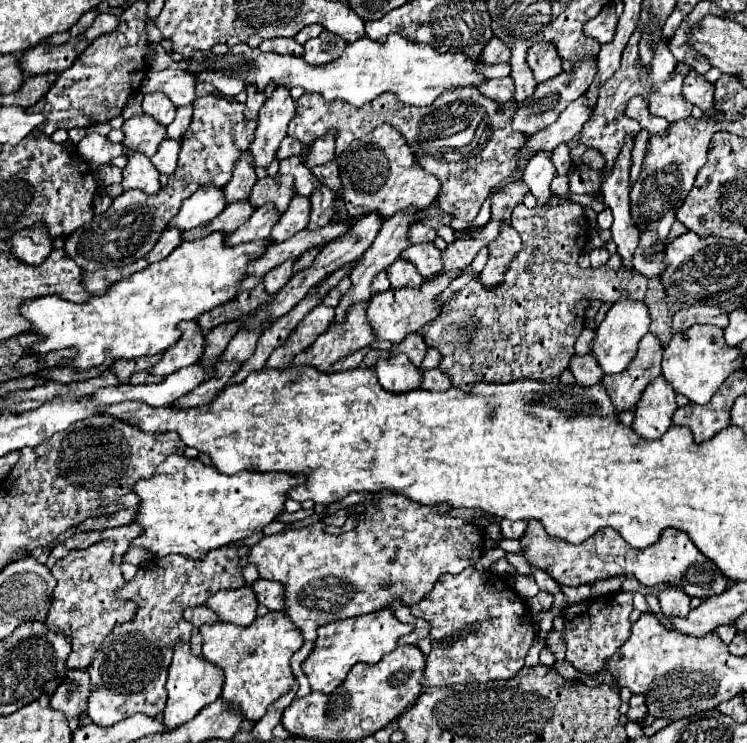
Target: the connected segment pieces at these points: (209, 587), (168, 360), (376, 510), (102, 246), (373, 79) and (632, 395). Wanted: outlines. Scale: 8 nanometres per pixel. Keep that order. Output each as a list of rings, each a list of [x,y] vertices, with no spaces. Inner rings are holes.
[[[212,549],[204,559],[188,559],[184,555],[168,555],[164,559],[150,559],[136,577],[125,583],[120,597],[134,601],[138,611],[132,621],[112,629],[102,649],[88,667],[92,681],[92,695],[88,699],[88,717],[98,727],[114,725],[132,713],[156,717],[166,707],[166,673],[172,661],[172,649],[178,643],[190,641],[192,625],[184,621],[182,611],[192,605],[204,605],[210,595],[220,589],[240,589],[246,581],[238,567],[238,549]]]
[[[182,321],[178,325],[178,329],[182,331],[182,337],[170,349],[164,351],[162,359],[150,369],[152,375],[156,375],[156,377],[170,375],[182,367],[194,365],[198,361],[198,357],[202,355],[204,331],[196,325],[196,321]]]
[[[378,493],[376,505],[354,505],[348,511],[356,517],[364,515],[364,521],[360,521],[358,527],[350,533],[328,535],[322,531],[324,525],[316,523],[310,527],[286,529],[276,535],[262,537],[254,547],[250,547],[248,563],[258,569],[260,577],[282,583],[282,613],[302,631],[304,641],[316,641],[318,627],[326,623],[378,611],[388,607],[394,599],[402,599],[412,607],[430,593],[440,575],[460,573],[466,567],[472,567],[484,553],[482,529],[466,523],[464,519],[448,517],[444,513],[444,505],[434,509],[432,505],[414,505],[414,501],[406,501],[406,497],[398,497],[394,493]]]
[[[212,95],[198,97],[192,105],[192,123],[184,133],[178,167],[172,173],[168,185],[160,189],[160,193],[154,197],[146,197],[146,193],[138,193],[138,189],[124,191],[114,199],[112,207],[106,213],[94,215],[92,221],[82,225],[66,239],[64,251],[70,259],[78,263],[82,271],[130,265],[142,259],[154,247],[154,241],[158,241],[158,237],[166,229],[166,221],[170,221],[170,217],[178,213],[186,197],[190,197],[200,185],[212,185],[216,189],[222,189],[230,181],[236,161],[254,139],[256,121],[244,119],[242,103],[214,99]]]
[[[390,33],[384,45],[362,37],[354,43],[348,43],[338,59],[318,67],[306,65],[302,57],[262,53],[260,49],[252,49],[246,43],[238,43],[234,47],[214,45],[208,55],[202,51],[192,53],[188,71],[194,73],[196,83],[212,83],[224,95],[234,95],[232,87],[236,83],[242,83],[242,91],[244,85],[252,83],[260,93],[270,83],[276,83],[276,87],[282,85],[286,89],[302,87],[304,91],[320,93],[330,101],[344,99],[356,107],[370,103],[382,93],[394,93],[396,99],[406,105],[430,105],[444,89],[480,85],[486,79],[482,73],[474,71],[474,61],[466,55],[438,53],[430,45],[418,45],[398,33]]]
[[[646,333],[638,343],[638,353],[632,363],[616,375],[606,375],[602,385],[612,401],[612,407],[622,413],[636,405],[642,387],[646,387],[652,379],[660,375],[660,361],[662,361],[662,347],[660,341]]]

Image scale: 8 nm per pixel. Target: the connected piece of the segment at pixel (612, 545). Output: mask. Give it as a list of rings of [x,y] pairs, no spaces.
[[[530,519],[528,529],[520,537],[520,547],[522,547],[522,555],[532,567],[546,571],[554,581],[558,581],[560,585],[568,585],[568,587],[578,587],[582,583],[592,585],[596,579],[606,579],[606,577],[626,573],[626,575],[634,575],[642,585],[648,585],[648,587],[662,585],[662,583],[676,585],[676,587],[682,587],[690,597],[708,599],[710,581],[722,583],[720,585],[722,591],[726,589],[724,585],[728,583],[728,579],[720,573],[720,569],[708,557],[704,557],[704,553],[700,553],[700,549],[692,543],[690,535],[678,529],[676,531],[666,529],[660,541],[646,549],[628,547],[628,543],[610,527],[600,529],[598,533],[594,533],[580,545],[572,545],[562,539],[550,537],[542,529],[540,521]]]

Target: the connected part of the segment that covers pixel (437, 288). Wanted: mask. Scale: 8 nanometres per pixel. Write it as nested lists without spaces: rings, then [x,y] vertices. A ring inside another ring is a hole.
[[[448,273],[446,277],[438,277],[438,281],[434,281],[434,285],[430,285],[430,279],[428,279],[428,281],[424,281],[424,285],[420,289],[410,289],[410,287],[406,287],[406,289],[388,289],[388,291],[372,295],[370,301],[368,301],[366,315],[368,315],[370,327],[376,335],[376,341],[398,343],[406,335],[420,331],[428,321],[432,321],[440,313],[440,309],[434,305],[434,297],[438,293],[442,293],[450,285],[450,281],[458,275],[460,273]]]

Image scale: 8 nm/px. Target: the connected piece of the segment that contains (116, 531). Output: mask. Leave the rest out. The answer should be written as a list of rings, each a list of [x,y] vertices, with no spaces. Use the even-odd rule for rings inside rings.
[[[124,525],[124,527],[114,527],[114,529],[106,529],[102,531],[102,539],[114,539],[116,549],[112,555],[112,563],[120,565],[122,563],[122,555],[128,551],[130,541],[138,535],[138,529],[134,529],[134,525]]]

